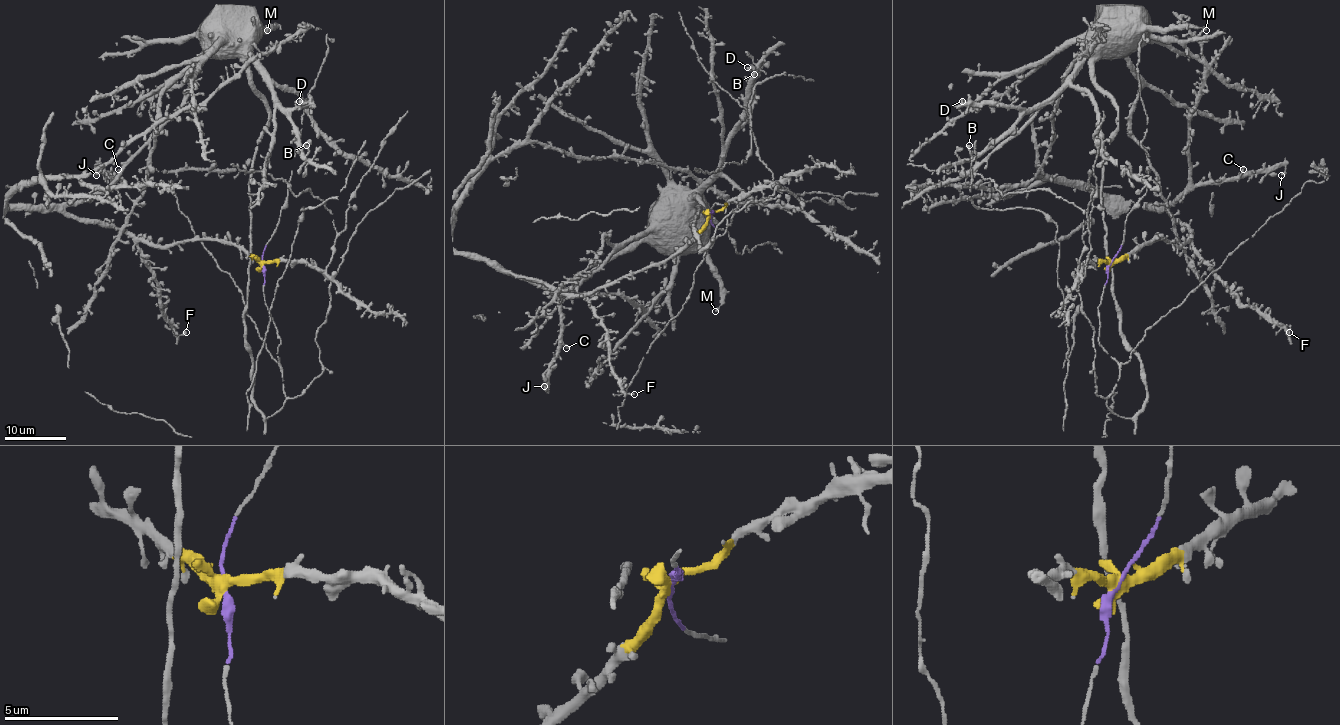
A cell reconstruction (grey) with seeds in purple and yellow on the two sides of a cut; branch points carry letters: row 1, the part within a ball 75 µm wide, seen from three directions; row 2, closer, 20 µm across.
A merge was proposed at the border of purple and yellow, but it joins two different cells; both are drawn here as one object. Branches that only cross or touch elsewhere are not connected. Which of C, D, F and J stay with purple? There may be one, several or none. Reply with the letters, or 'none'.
D

